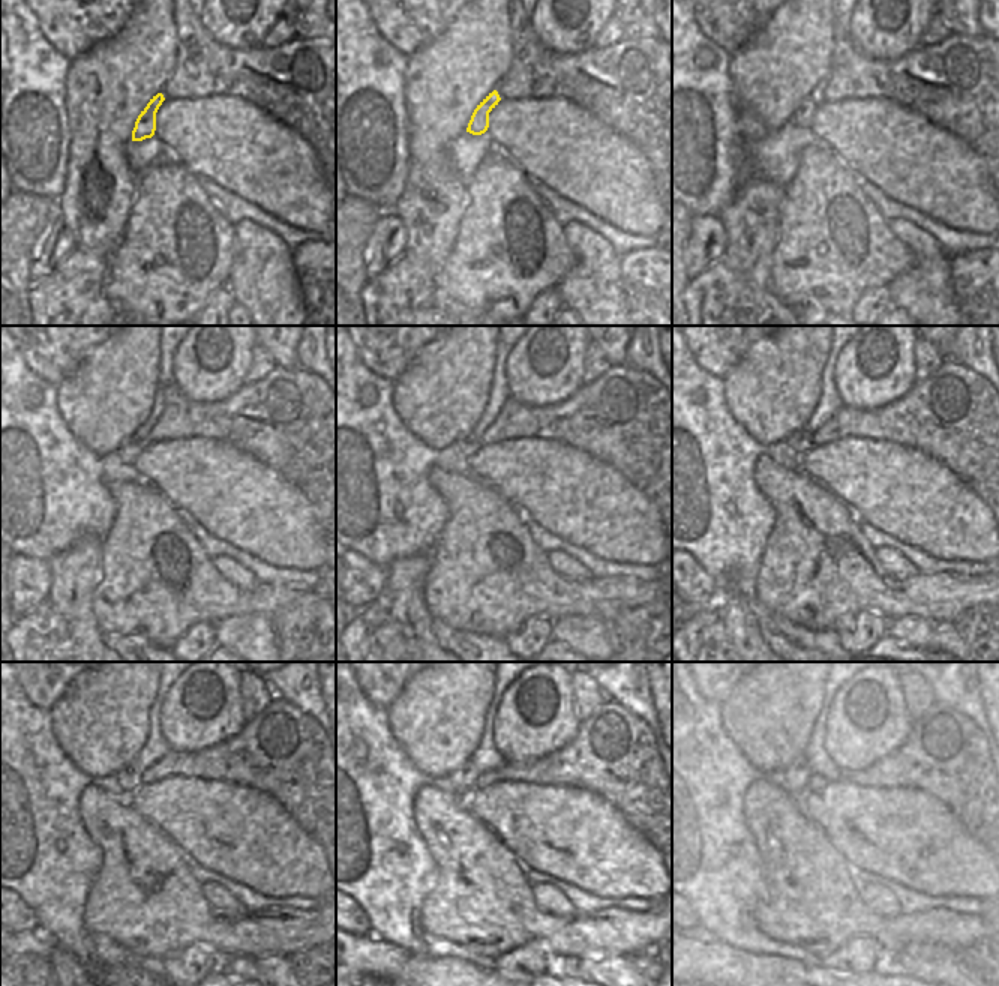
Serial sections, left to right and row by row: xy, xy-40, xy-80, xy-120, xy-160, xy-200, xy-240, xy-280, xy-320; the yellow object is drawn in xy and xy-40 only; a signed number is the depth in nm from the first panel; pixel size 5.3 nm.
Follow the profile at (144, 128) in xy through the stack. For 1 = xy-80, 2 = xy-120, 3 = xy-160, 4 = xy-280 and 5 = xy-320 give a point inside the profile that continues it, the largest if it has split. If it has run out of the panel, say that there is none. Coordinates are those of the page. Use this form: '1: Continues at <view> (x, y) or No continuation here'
1: Continues at xy-80 (803, 116)
2: Continues at xy-120 (129, 450)
3: Continues at xy-160 (468, 444)
4: Continues at xy-280 (464, 778)
5: Continues at xy-320 (797, 776)

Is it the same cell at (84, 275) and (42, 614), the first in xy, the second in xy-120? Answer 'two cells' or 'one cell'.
one cell

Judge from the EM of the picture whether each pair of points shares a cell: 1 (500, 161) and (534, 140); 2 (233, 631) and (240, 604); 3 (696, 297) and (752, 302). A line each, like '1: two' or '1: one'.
1: two
2: two
3: one

